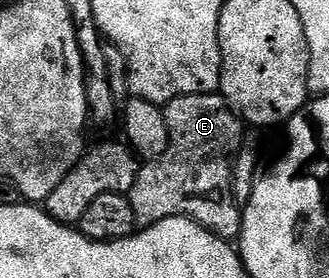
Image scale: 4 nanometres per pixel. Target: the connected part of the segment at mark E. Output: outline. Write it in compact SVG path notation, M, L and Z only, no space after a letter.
M217 93L186 94L165 103L164 109L170 126L168 148L137 171L128 195L139 227L169 218L191 218L219 238L237 239L243 211L236 205L234 167L244 146L243 119Z

